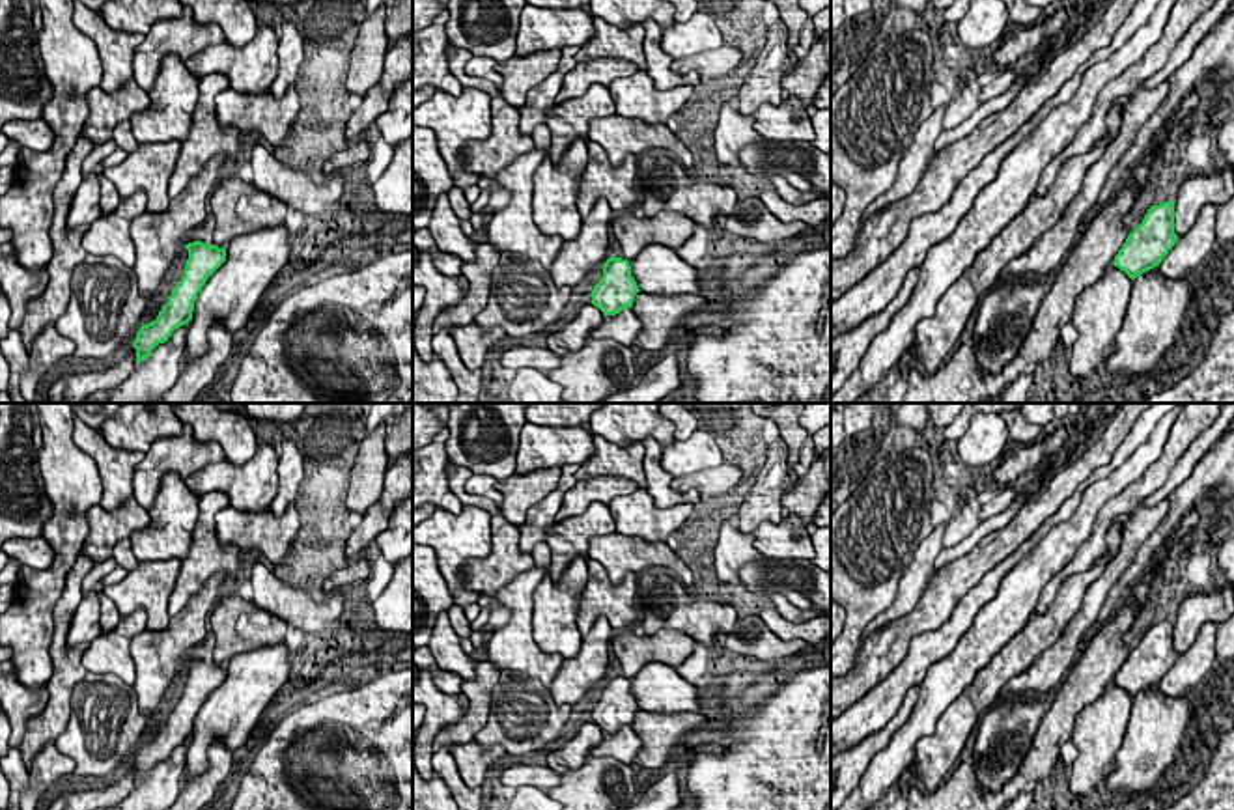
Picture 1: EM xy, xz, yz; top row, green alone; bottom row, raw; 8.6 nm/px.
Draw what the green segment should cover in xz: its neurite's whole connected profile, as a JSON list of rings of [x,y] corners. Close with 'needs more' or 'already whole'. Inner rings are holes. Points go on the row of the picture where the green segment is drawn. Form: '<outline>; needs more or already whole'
[[[609,258],[603,265],[603,276],[594,286],[590,297],[592,304],[599,308],[605,315],[616,315],[624,308],[631,308],[638,286],[631,276],[631,265],[622,258]]]; already whole

